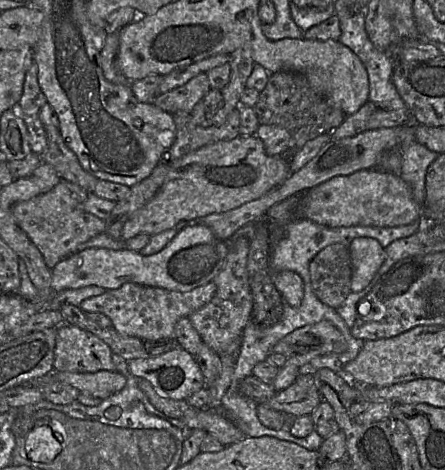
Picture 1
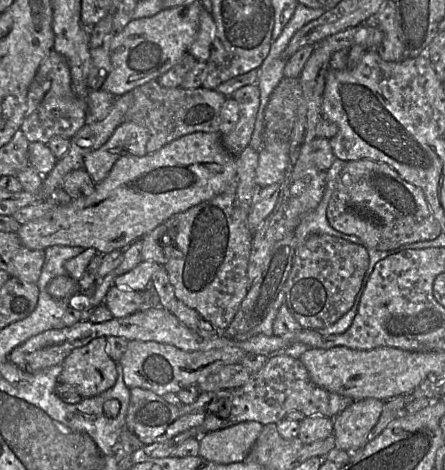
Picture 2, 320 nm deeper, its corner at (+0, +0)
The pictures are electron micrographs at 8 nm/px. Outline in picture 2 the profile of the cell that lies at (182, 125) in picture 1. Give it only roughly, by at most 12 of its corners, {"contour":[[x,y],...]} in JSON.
{"contour":[[215,89],[132,90],[123,121],[149,131],[147,154],[194,132],[219,132]]}

